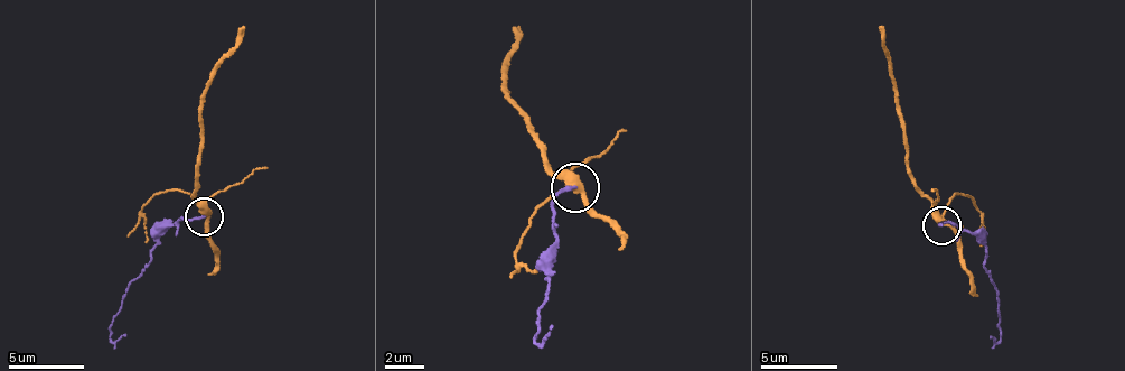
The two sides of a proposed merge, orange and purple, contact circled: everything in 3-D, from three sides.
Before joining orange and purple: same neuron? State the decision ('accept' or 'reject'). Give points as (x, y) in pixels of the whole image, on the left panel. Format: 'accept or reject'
reject

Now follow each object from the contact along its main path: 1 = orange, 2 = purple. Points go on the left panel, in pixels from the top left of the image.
1: (205, 214), (195, 191), (199, 168), (203, 89), (243, 27)
2: (205, 218), (174, 221), (152, 242), (152, 260), (129, 283), (112, 317), (109, 336), (128, 335)

